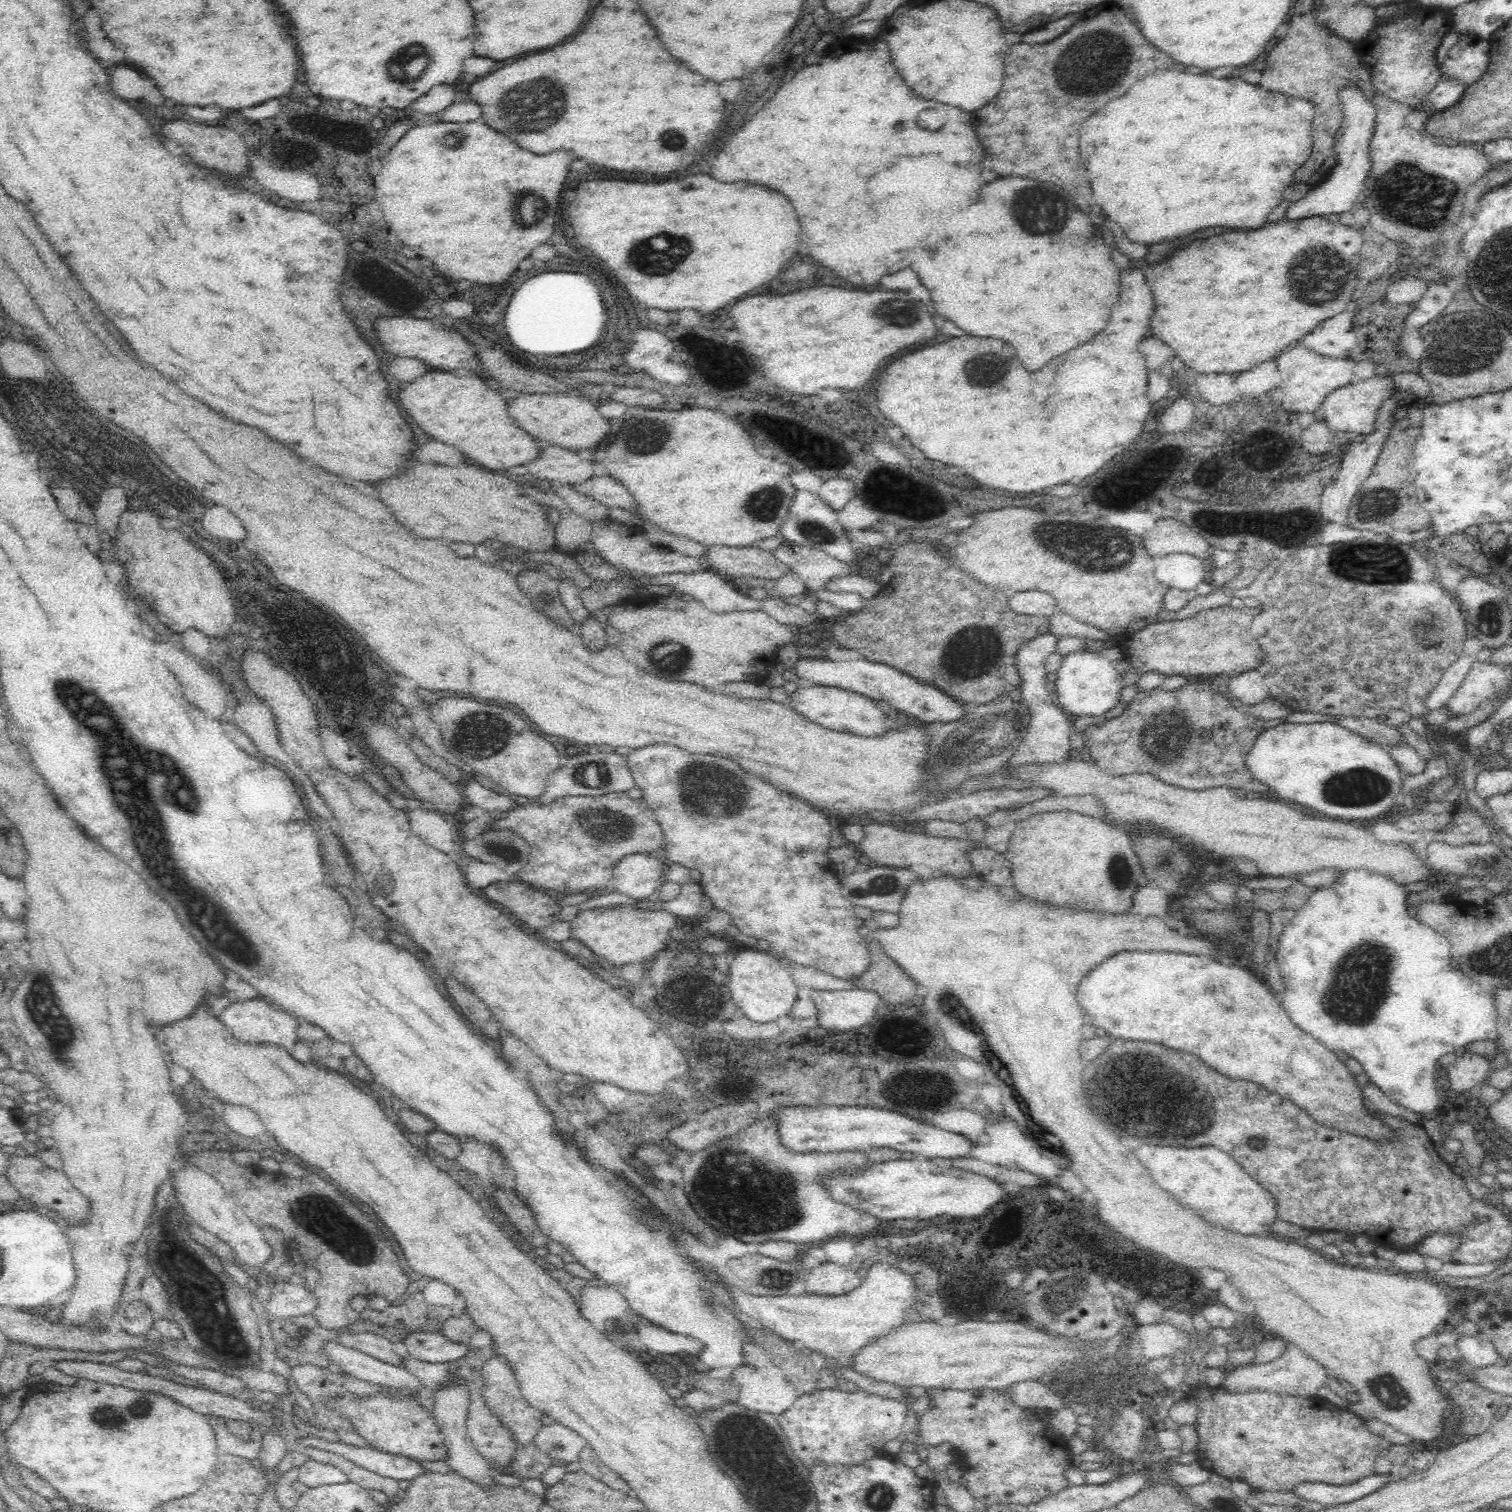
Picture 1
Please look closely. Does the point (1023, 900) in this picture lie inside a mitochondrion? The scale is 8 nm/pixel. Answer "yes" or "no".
no

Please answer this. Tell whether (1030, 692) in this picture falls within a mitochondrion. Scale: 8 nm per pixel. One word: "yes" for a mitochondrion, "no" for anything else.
no

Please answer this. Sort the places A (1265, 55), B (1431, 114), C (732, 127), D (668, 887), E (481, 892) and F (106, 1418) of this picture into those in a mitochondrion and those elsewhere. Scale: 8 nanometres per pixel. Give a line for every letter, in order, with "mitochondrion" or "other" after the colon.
A: other
B: other
C: other
D: other
E: other
F: mitochondrion

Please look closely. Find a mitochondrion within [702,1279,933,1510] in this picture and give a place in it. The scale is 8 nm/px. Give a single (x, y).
(762, 1438)

